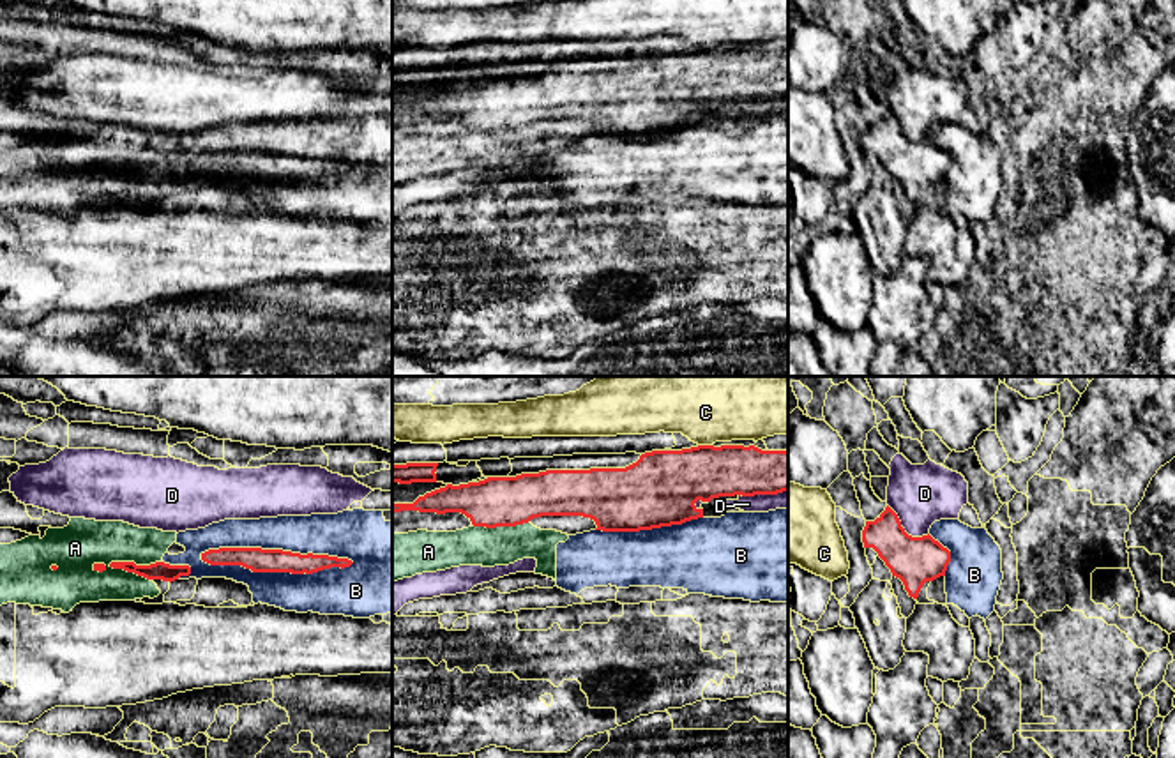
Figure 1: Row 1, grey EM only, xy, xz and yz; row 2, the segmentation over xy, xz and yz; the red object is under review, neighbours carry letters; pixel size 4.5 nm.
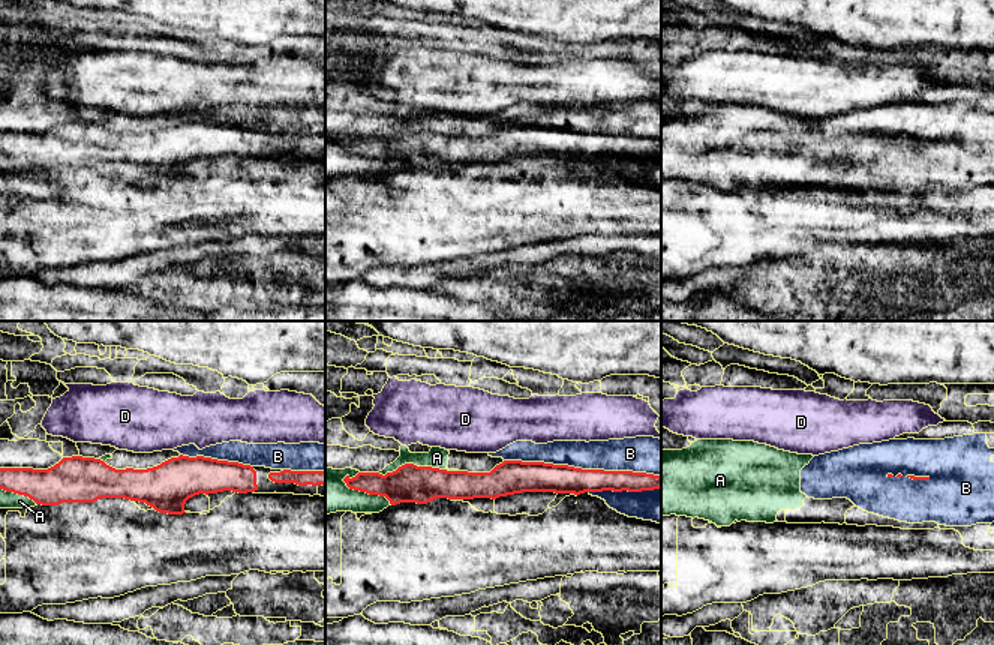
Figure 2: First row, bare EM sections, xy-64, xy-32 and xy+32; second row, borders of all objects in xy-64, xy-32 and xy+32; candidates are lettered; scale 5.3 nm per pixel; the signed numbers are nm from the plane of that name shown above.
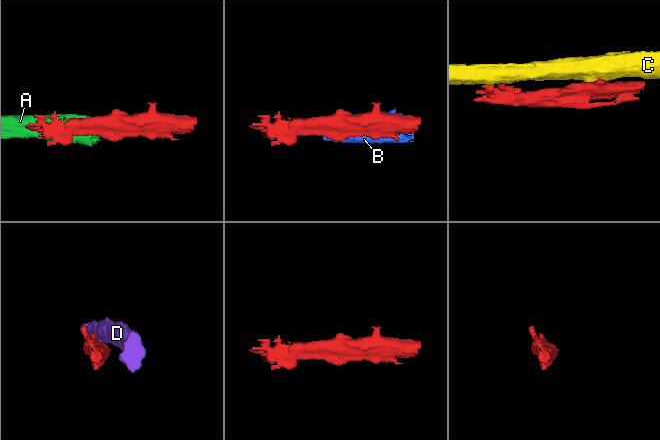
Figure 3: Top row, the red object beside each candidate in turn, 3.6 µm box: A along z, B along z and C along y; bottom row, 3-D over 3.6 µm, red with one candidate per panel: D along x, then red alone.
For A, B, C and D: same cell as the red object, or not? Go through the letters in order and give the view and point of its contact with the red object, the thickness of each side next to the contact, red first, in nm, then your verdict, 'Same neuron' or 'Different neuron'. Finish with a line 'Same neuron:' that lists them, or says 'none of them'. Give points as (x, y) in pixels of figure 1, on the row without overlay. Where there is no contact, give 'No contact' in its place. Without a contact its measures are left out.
A: Touches red at xy (126, 166). Thickness 80 nm (red) against 220 nm. Different neuron
B: Touches red at xy (278, 154). Thickness 110 nm (red) against 190 nm. Different neuron
C: Touches red at xz (705, 50). Thickness 320 nm (red) against 220 nm. Different neuron
D: Touches red at yz (903, 133). Thickness 220 nm (red) against 280 nm. Different neuron
Same neuron: none of them

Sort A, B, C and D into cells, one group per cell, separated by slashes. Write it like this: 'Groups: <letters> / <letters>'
Groups: A B / C / D

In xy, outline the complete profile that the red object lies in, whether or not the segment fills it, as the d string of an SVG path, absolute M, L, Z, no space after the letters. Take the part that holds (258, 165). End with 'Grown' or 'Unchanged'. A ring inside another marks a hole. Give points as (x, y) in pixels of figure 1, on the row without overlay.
M219 152L201 157L210 170L242 170L253 177L313 178L330 171L350 171L353 166L329 159L300 159L283 154Z. Unchanged

